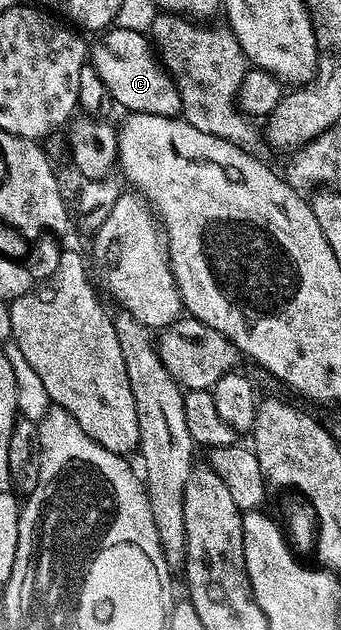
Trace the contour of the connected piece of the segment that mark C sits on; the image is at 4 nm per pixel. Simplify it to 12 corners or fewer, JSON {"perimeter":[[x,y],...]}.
{"perimeter":[[113,27],[91,65],[129,113],[175,118],[183,99],[146,34]]}

